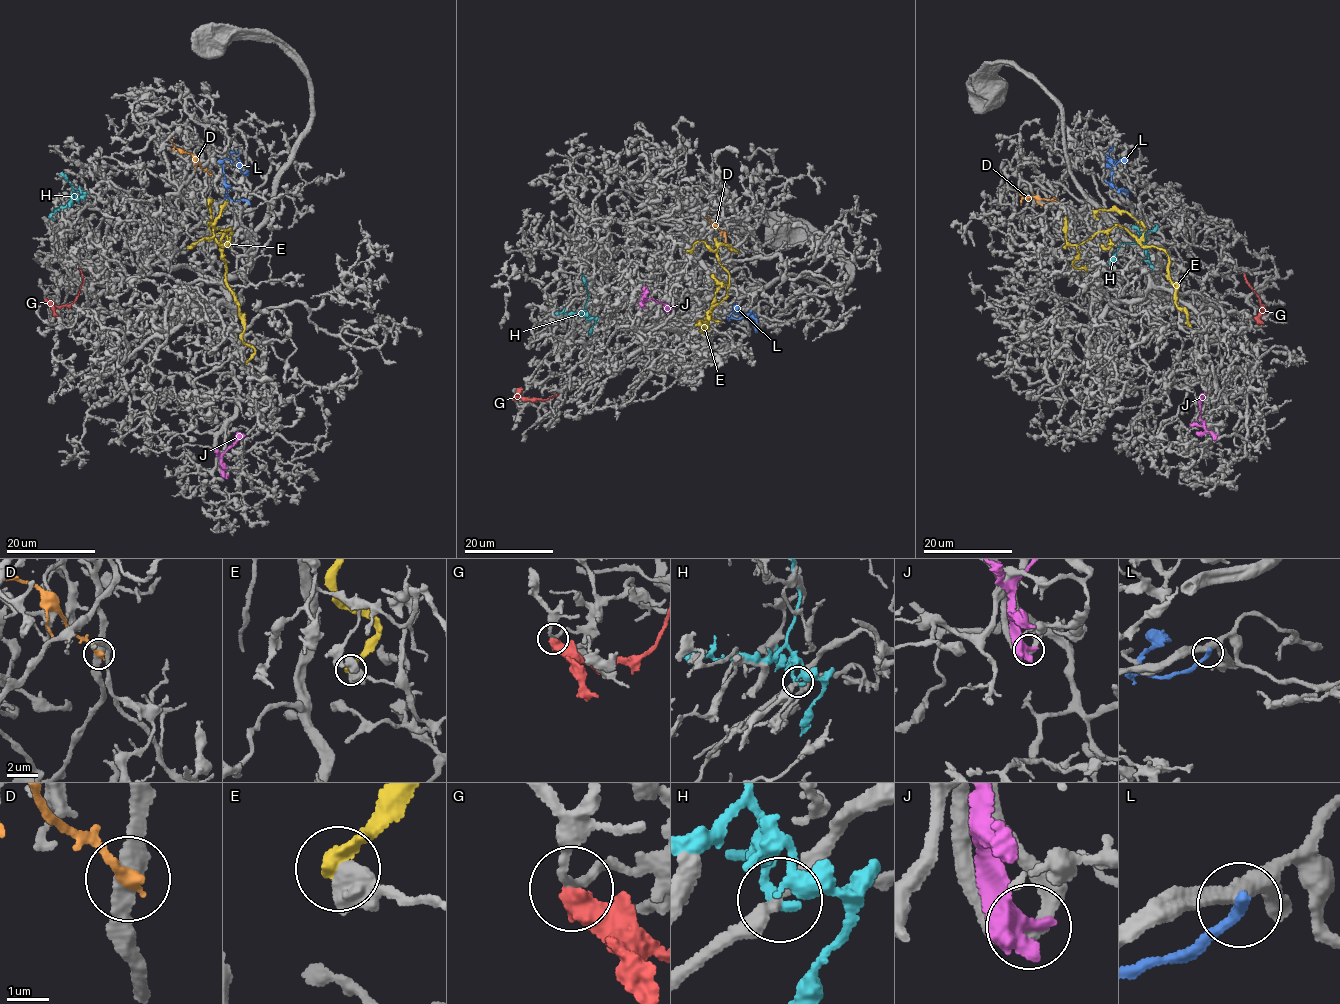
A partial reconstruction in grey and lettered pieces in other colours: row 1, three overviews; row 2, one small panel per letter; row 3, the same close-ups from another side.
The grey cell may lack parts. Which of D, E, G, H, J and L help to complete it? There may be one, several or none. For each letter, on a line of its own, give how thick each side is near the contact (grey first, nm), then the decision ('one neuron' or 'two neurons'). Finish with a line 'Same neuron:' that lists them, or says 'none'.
D: 420/280 nm | two neurons
E: 400/440 nm | two neurons
G: 180/600 nm | two neurons
H: 300/260 nm | two neurons
J: 440/550 nm | two neurons
L: 420/320 nm | two neurons
Same neuron: none

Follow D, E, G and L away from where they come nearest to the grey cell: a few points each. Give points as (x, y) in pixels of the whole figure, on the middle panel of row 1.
D: (730, 250), (725, 235), (709, 218)
E: (696, 324), (707, 328), (701, 321), (703, 333), (711, 307), (725, 296), (728, 271), (700, 240), (685, 251)
G: (514, 398), (545, 401), (555, 396)
L: (750, 311), (747, 316), (735, 319), (731, 314), (735, 308), (737, 314), (741, 311), (755, 319), (755, 332)

